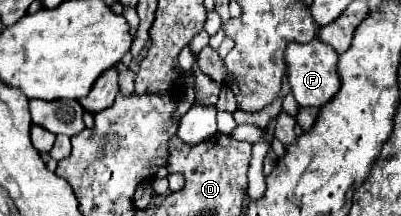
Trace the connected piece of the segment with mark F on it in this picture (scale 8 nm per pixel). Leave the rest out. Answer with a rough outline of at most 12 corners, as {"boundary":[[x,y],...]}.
{"boundary":[[313,38],[285,50],[291,94],[319,108],[341,86],[337,52]]}

